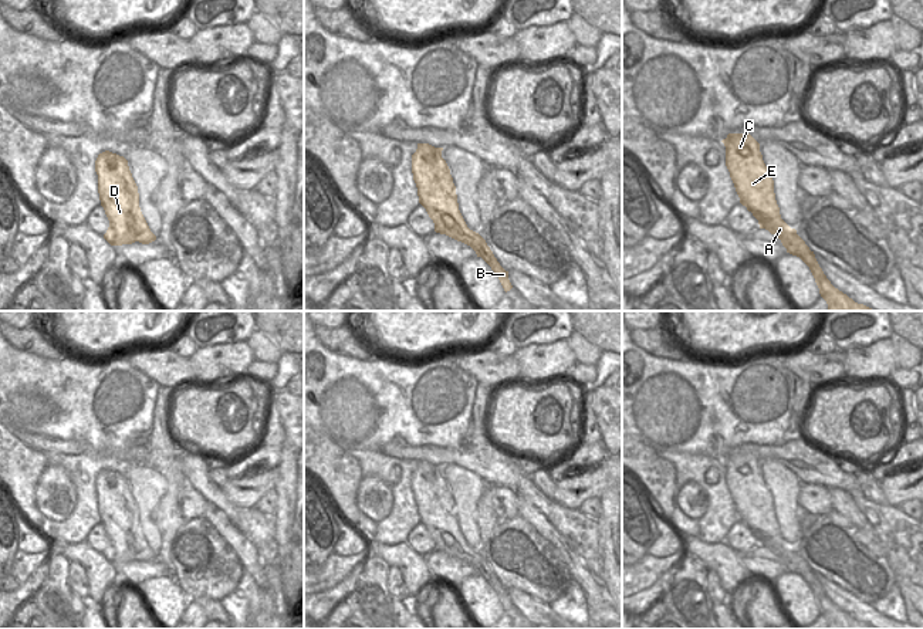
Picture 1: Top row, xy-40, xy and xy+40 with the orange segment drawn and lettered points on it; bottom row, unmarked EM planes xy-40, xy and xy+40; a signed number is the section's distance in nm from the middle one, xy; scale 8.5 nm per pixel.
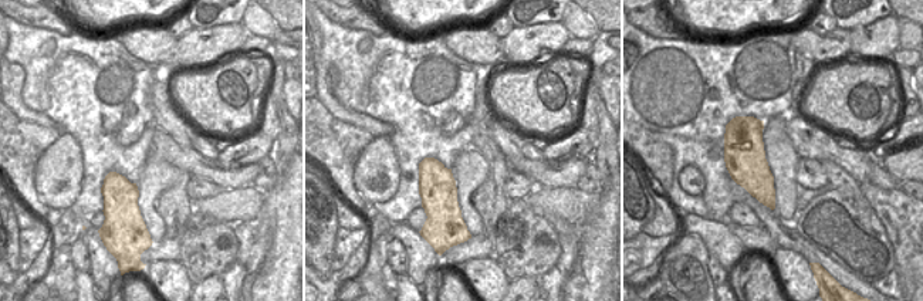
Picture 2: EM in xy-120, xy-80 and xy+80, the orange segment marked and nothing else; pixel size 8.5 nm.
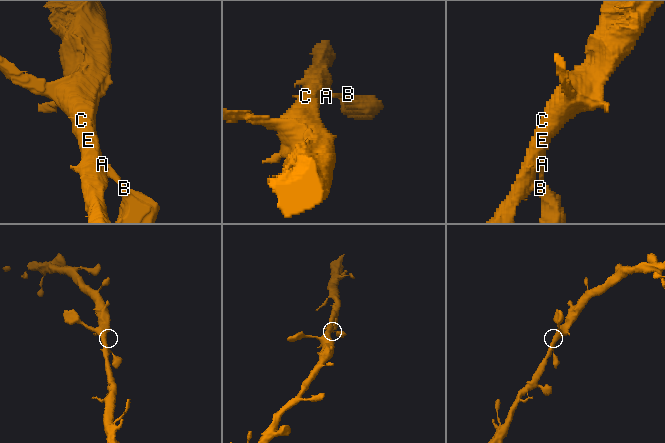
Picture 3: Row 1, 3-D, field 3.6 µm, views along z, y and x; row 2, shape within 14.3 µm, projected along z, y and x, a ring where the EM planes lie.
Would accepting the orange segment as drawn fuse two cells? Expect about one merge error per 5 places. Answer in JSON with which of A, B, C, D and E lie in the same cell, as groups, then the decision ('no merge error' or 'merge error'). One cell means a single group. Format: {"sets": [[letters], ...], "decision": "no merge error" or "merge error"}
{"sets": [["A", "B", "C", "D", "E"]], "decision": "no merge error"}

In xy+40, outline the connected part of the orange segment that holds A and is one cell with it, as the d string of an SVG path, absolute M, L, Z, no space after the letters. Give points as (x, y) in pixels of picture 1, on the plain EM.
M728 452L721 460L726 464L726 484L740 521L758 538L760 547L780 557L787 571L799 575L809 585L828 629L873 629L835 606L819 585L814 569L797 548L781 537L774 498L763 478L760 461L750 452Z

